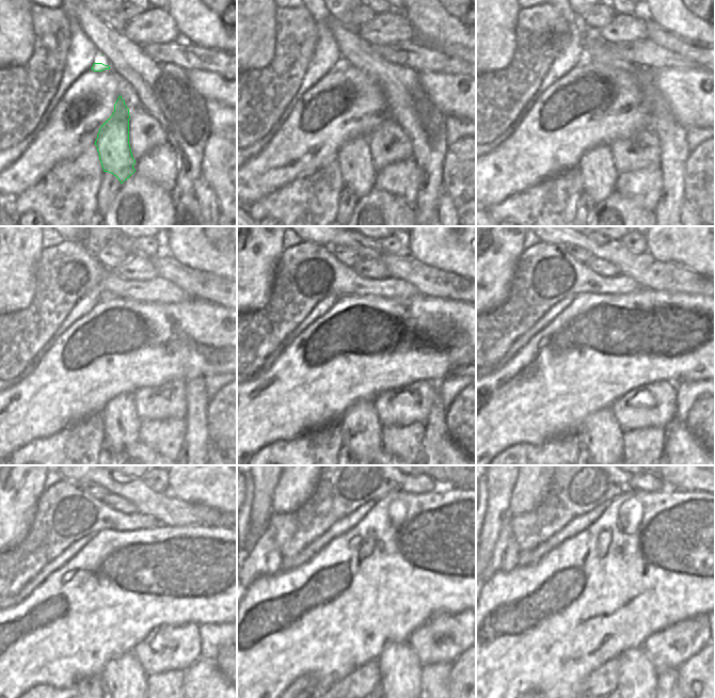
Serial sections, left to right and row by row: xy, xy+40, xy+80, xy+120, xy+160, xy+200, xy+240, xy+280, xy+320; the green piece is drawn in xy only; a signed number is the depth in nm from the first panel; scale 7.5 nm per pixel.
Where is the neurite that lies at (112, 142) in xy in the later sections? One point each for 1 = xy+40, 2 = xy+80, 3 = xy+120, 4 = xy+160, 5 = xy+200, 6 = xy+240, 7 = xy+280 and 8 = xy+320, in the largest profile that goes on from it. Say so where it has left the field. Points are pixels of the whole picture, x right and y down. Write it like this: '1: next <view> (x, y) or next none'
1: next xy+40 (359, 172)
2: next xy+80 (597, 167)
3: next xy+120 (121, 418)
4: next xy+160 (361, 427)
5: next xy+200 (601, 434)
6: next xy+240 (124, 677)
7: next xy+280 (385, 682)
8: next xy+320 (624, 682)

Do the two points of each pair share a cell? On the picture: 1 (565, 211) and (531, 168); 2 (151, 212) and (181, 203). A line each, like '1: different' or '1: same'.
1: different
2: different

